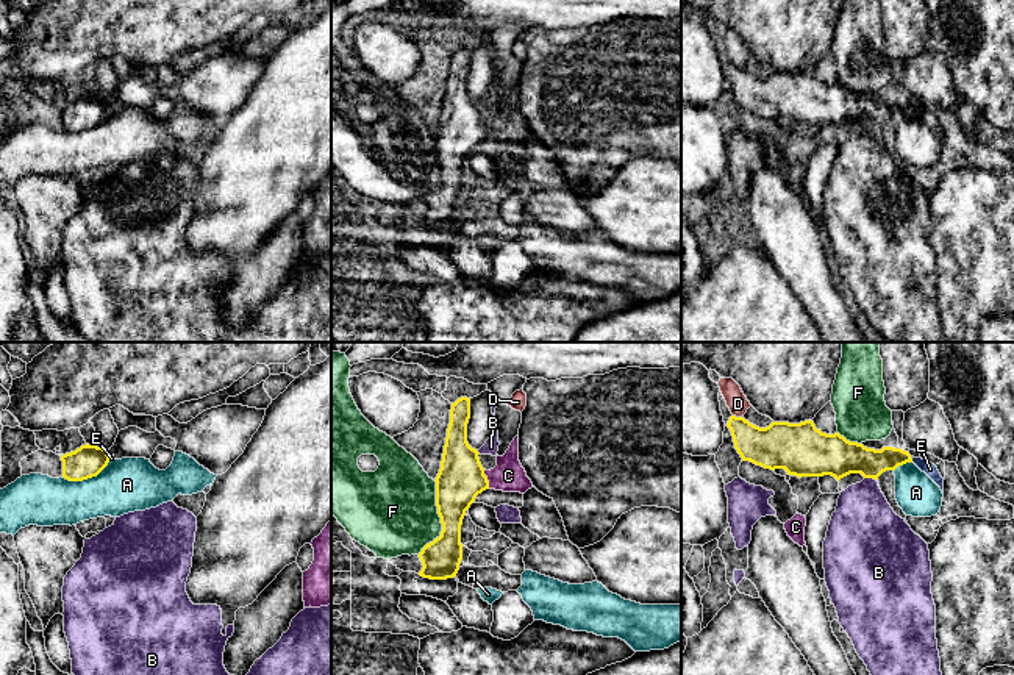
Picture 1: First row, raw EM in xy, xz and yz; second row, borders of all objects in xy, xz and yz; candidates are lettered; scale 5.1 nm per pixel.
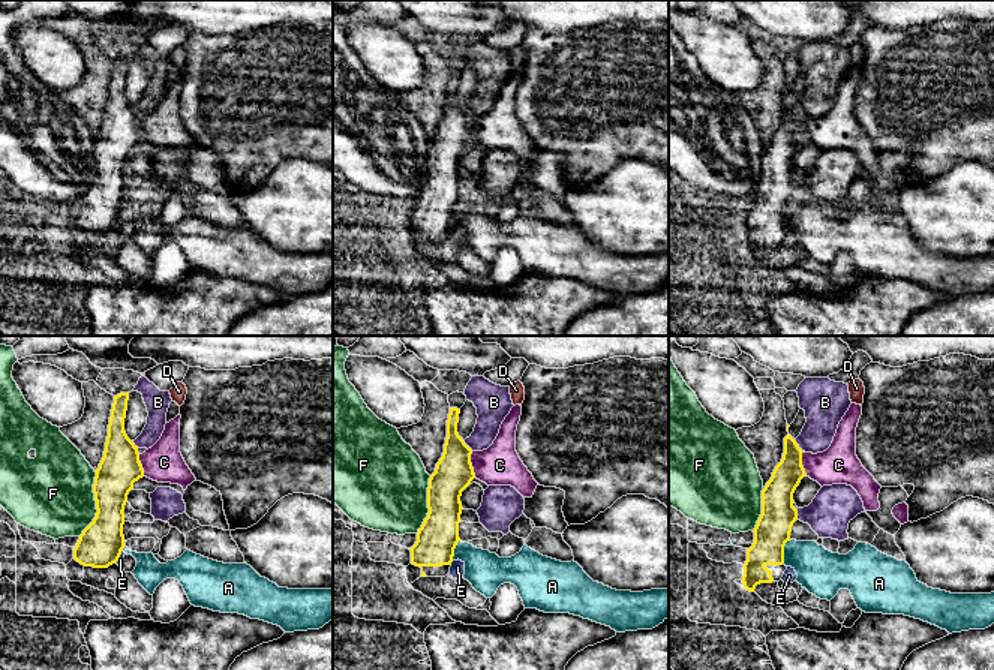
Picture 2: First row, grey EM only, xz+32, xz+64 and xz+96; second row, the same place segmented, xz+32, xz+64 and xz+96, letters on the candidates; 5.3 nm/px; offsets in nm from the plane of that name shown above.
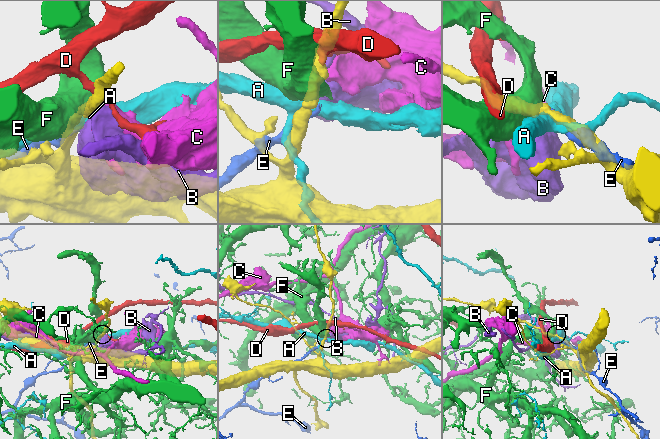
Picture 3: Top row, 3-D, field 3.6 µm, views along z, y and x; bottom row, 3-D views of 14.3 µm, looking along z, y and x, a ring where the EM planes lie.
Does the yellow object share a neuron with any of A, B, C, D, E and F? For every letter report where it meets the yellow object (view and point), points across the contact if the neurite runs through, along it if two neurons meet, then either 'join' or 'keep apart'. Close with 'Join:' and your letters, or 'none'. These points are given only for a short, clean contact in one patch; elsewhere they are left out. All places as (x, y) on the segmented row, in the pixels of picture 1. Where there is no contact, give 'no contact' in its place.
A: xy (85, 478) | keep apart
B: yz (871, 477) | keep apart
C: xz (486, 478) | along xz (483, 469), (489, 488) | keep apart
D: yz (738, 417) | along yz (733, 414), (742, 417) | keep apart
E: yz (911, 460) | keep apart
F: xz (441, 519) | keep apart
Join: none

